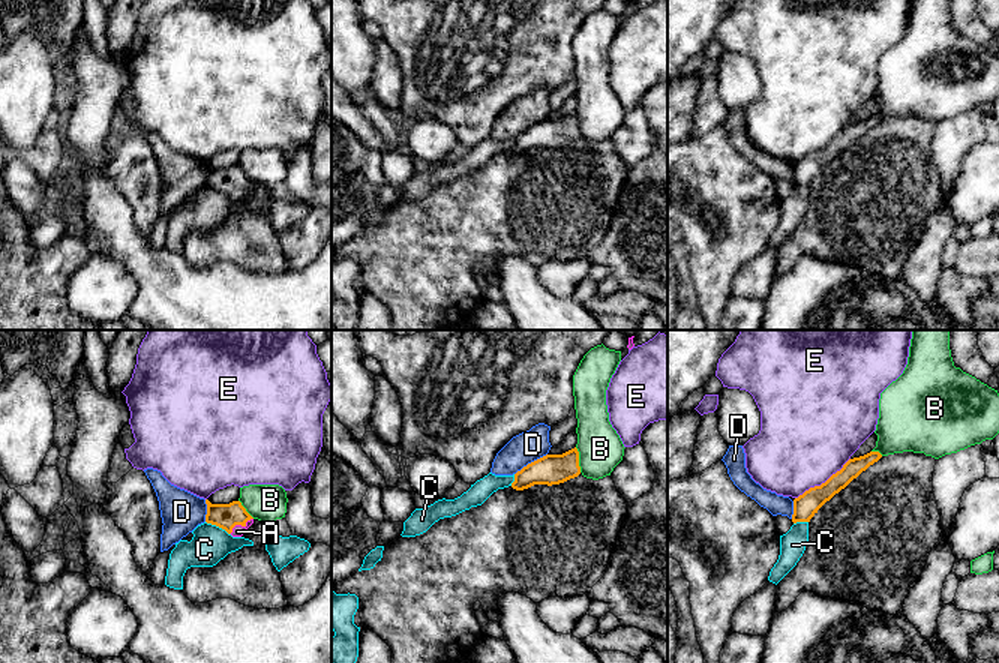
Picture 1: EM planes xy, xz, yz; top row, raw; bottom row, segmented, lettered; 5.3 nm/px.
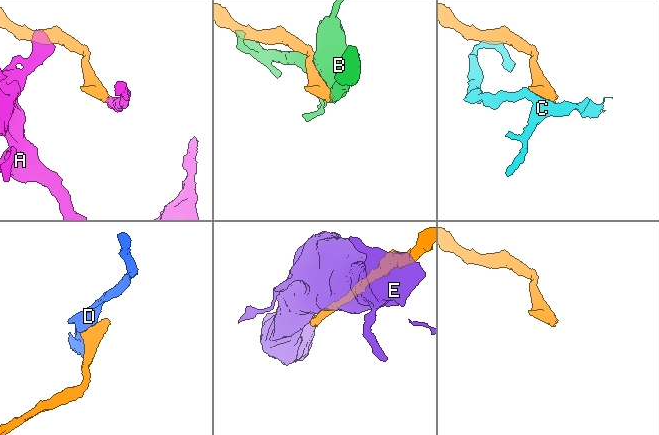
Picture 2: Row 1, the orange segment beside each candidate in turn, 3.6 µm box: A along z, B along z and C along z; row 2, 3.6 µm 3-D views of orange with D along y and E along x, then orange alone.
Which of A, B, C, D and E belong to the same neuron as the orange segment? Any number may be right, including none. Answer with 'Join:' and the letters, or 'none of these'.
Join: A

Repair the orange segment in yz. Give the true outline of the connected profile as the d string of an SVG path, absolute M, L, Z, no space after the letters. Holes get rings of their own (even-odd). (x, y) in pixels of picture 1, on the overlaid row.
M870 452L864 456L849 459L843 468L832 474L825 483L810 488L802 495L795 498L792 522L810 522L810 519L826 501L844 489L854 478L880 458L882 454L879 452Z

